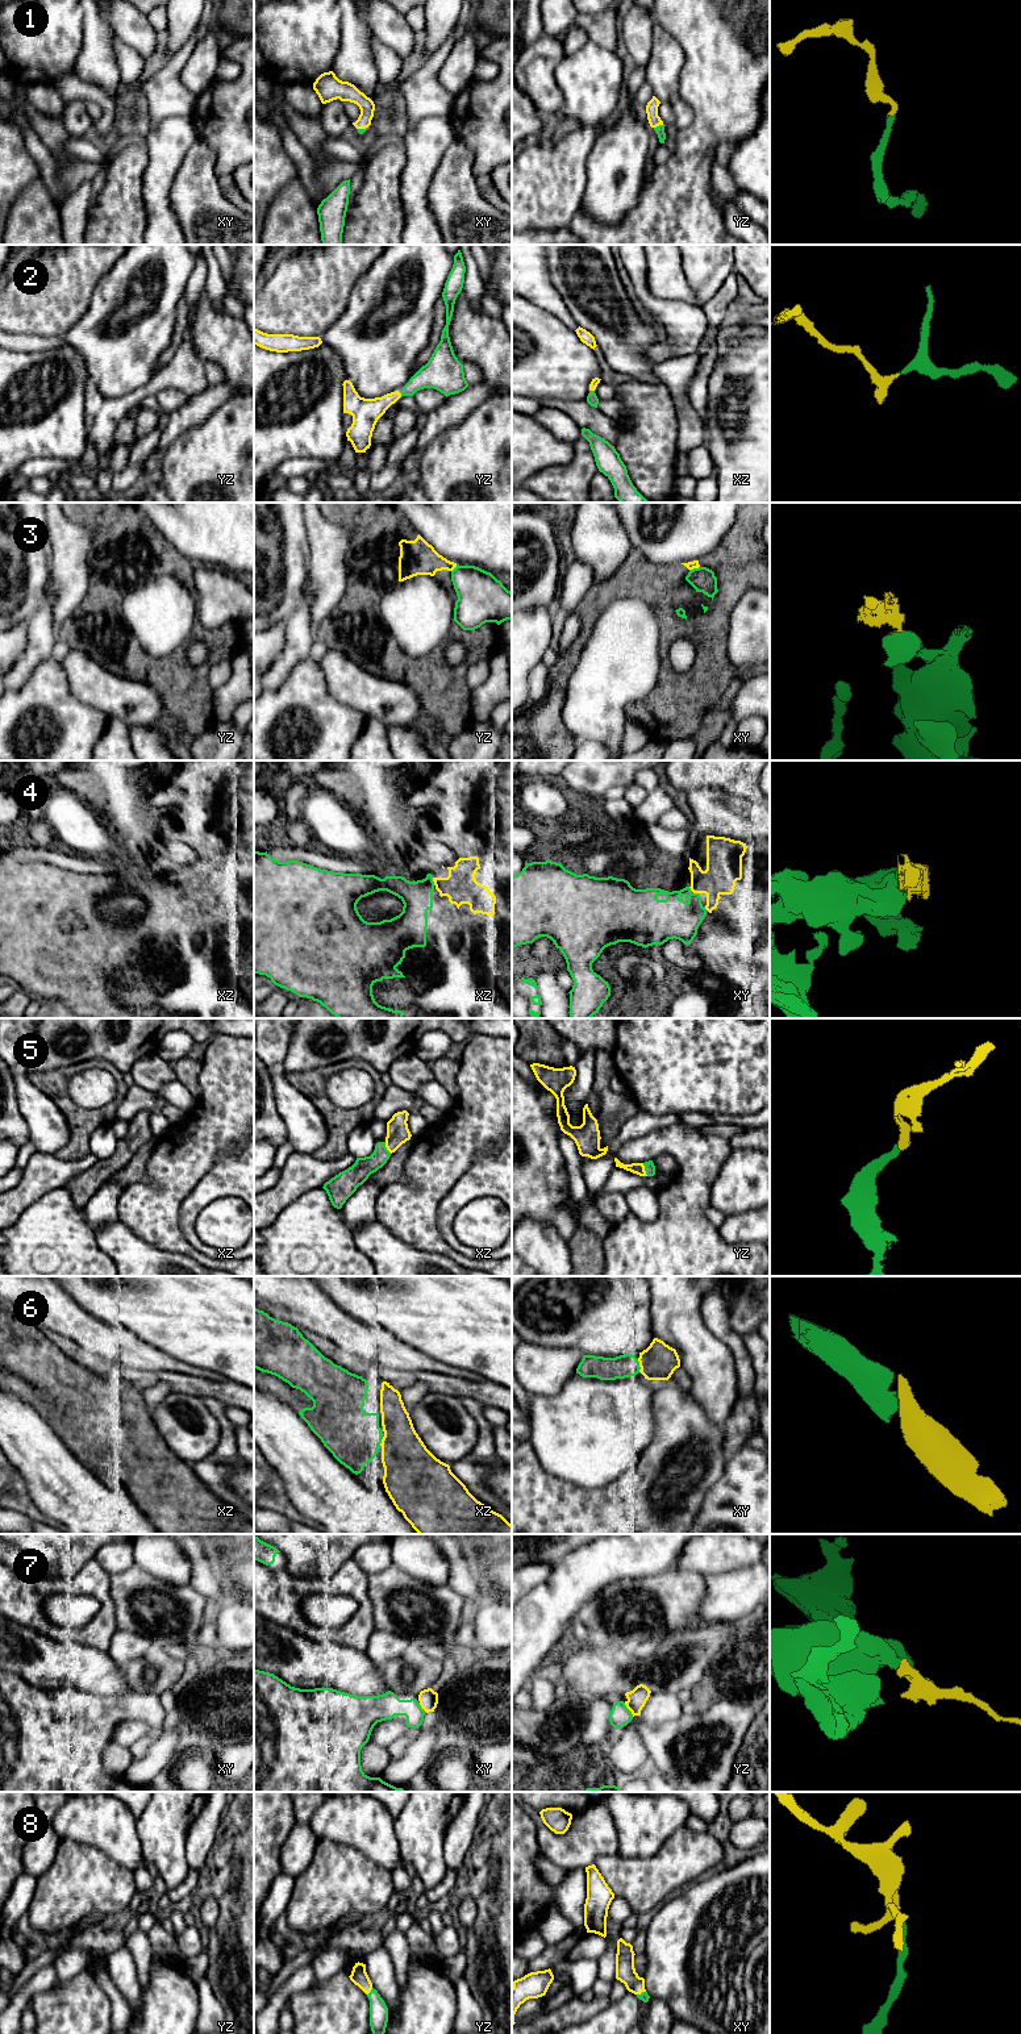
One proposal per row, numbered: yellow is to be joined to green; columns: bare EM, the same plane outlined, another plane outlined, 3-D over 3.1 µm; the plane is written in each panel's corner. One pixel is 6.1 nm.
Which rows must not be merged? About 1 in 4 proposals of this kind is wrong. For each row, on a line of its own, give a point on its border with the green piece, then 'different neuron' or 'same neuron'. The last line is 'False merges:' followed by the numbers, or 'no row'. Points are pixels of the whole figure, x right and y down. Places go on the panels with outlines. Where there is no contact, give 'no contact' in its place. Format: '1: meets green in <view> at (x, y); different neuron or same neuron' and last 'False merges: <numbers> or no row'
1: meets green in yz at (659, 125); same neuron
2: meets green in yz at (400, 392); same neuron
3: meets green in xy at (694, 569); different neuron
4: meets green in xy at (694, 893); same neuron
5: meets green in yz at (645, 1170); same neuron
6: meets green in xy at (638, 1366); same neuron
7: meets green in yz at (628, 1709); different neuron
8: meets green in yz at (370, 1992); same neuron
False merges: 3, 7

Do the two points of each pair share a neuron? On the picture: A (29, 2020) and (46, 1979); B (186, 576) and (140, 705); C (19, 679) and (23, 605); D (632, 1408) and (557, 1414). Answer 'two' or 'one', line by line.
A: two
B: two
C: two
D: one

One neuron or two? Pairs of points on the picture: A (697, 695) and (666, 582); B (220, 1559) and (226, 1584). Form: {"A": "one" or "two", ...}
{"A": "one", "B": "two"}

